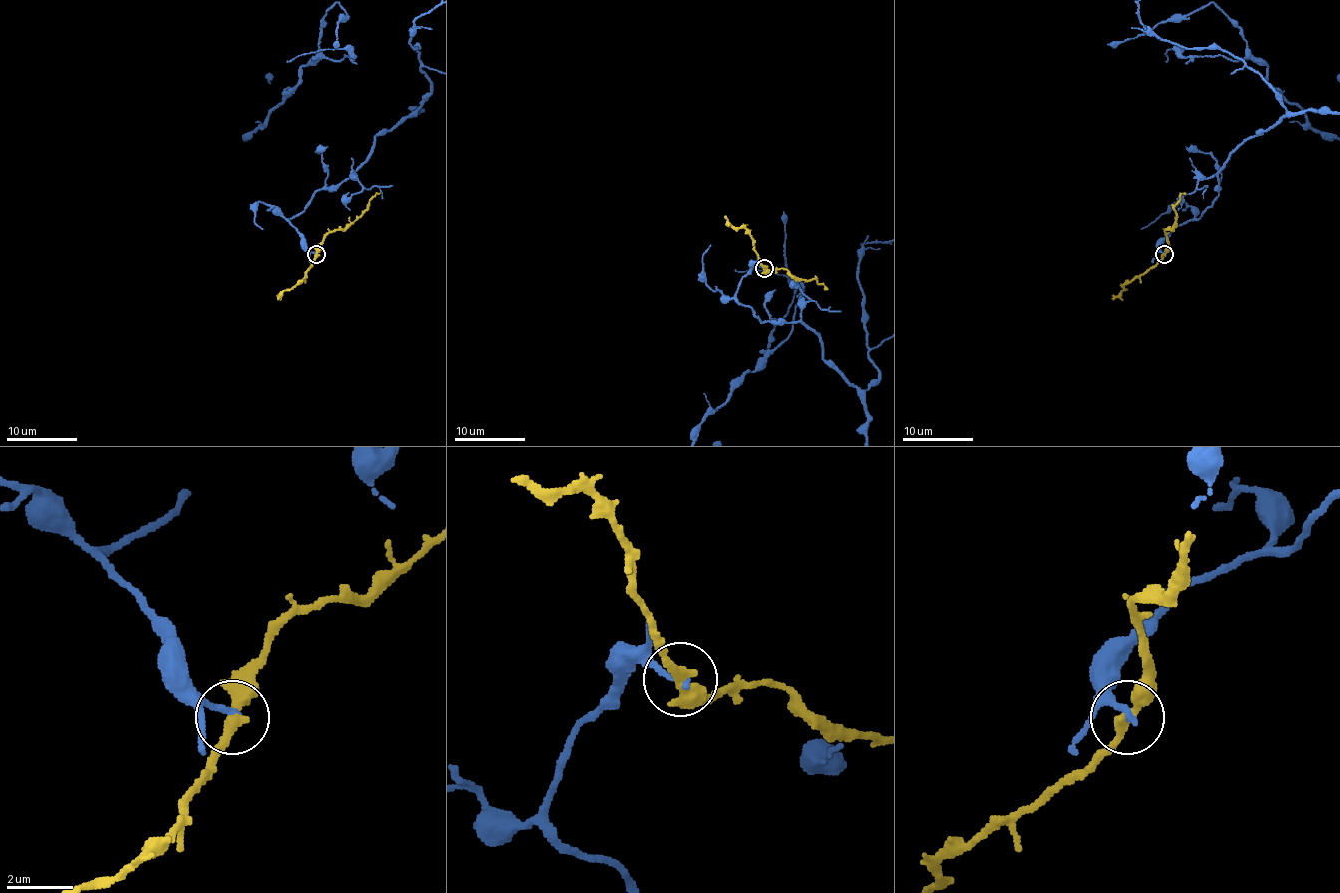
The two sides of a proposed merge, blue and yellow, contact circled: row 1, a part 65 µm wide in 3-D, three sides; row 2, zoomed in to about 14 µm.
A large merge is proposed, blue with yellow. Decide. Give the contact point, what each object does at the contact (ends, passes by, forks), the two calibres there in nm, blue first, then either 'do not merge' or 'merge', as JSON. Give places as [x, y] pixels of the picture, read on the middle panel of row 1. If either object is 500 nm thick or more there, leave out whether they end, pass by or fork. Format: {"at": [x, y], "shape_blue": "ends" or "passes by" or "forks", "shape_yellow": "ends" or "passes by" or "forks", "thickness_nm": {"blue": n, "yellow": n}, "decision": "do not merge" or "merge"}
{"at": [764, 268], "shape_blue": "ends", "shape_yellow": "passes by", "thickness_nm": {"blue": 240, "yellow": 320}, "decision": "do not merge"}

